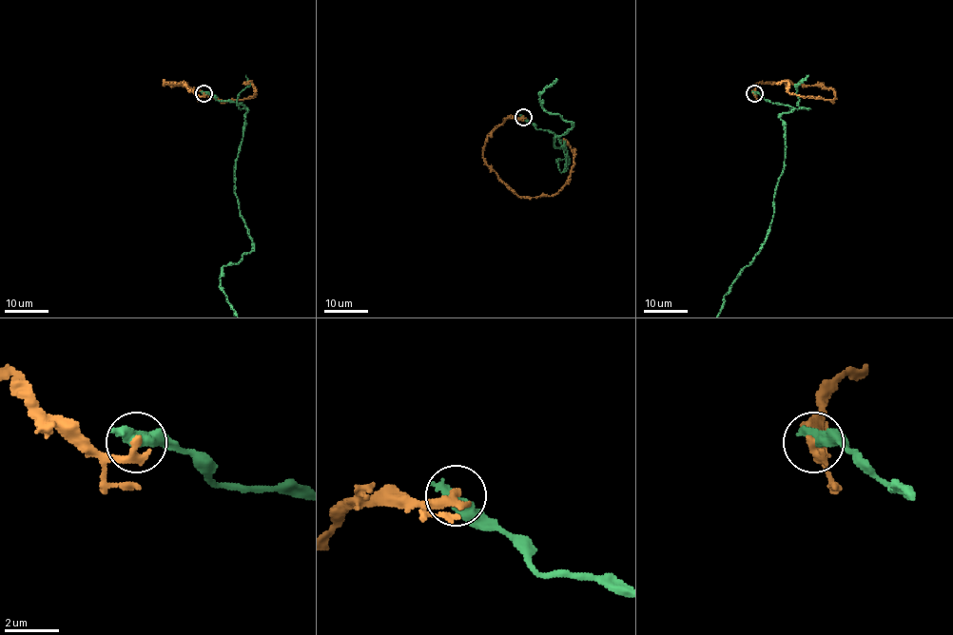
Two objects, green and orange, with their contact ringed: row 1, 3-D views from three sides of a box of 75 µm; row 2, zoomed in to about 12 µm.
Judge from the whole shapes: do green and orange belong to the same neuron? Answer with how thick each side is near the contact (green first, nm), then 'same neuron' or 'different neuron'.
600 nm thick on the green side, 360 nm on the other; different neuron

